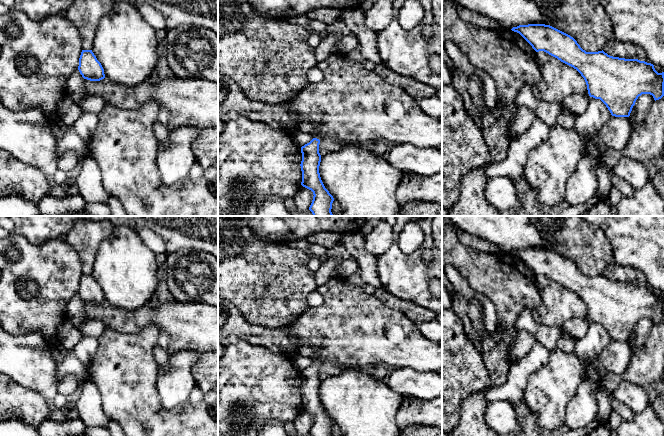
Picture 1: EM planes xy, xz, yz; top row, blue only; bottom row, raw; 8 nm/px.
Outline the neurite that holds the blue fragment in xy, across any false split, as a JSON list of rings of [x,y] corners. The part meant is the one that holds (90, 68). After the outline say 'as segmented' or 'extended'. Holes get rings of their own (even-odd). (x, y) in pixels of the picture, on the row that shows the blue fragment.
[[[82,50],[78,70],[84,79],[100,81],[105,78],[104,69],[92,50]]] | as segmented

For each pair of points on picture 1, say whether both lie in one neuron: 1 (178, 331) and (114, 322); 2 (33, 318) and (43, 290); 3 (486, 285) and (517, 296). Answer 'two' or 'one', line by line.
1: one
2: one
3: one

